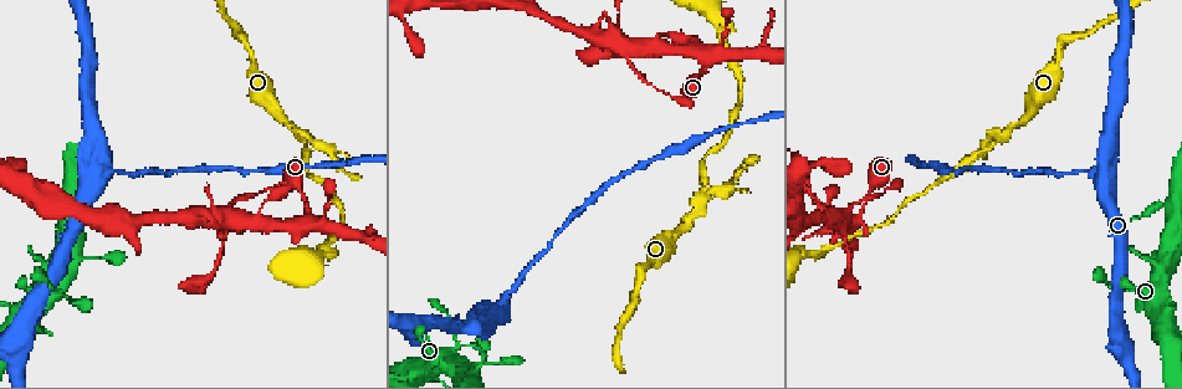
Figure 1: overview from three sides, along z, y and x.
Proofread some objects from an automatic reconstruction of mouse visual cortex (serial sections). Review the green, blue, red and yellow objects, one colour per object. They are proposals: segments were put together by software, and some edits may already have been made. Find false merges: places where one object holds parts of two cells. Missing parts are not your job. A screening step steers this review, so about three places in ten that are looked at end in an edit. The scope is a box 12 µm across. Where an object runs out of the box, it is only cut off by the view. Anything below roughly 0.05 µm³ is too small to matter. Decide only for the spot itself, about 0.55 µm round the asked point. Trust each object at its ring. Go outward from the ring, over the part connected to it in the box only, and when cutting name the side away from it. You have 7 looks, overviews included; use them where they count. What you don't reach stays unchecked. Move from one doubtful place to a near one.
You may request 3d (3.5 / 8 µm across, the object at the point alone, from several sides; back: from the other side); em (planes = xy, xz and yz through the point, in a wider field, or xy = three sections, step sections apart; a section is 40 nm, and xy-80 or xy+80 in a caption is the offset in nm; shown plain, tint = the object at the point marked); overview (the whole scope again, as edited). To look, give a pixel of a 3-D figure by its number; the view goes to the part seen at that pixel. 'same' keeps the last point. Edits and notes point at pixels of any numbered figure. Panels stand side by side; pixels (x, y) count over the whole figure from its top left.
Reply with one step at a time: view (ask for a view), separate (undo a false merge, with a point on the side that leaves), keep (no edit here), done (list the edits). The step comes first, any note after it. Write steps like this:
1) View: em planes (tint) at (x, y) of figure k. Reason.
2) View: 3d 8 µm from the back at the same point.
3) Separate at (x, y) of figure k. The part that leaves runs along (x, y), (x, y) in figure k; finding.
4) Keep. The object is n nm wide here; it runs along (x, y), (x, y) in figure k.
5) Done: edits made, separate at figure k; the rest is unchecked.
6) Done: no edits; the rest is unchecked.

View: 3d 3.5 µm at (107, 171) of figure 1. Three arms meet.

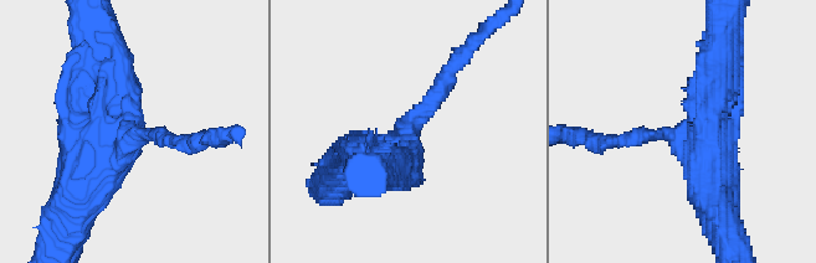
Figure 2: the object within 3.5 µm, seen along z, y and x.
View: em xy step 2 (plain) at (129, 141) of figure 2. Need the tissue.

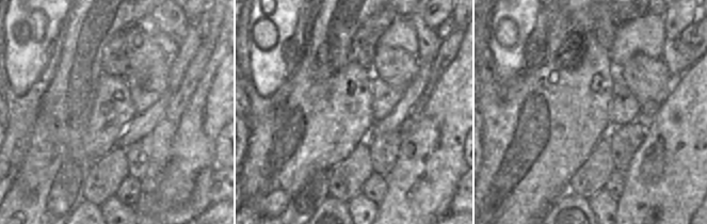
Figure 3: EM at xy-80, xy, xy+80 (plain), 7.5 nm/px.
View: em xy step 2 (tint) at the same point. With the object marked.

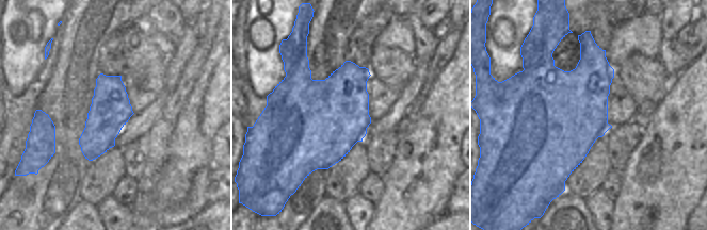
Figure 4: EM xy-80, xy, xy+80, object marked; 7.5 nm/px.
Keep. It runs along (71, 216), (117, 151), (109, 71) in figure 2; one cell here.

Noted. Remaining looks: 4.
View: 3d 3.5 µm from the back at (301, 138) of figure 1. Three-way junction.

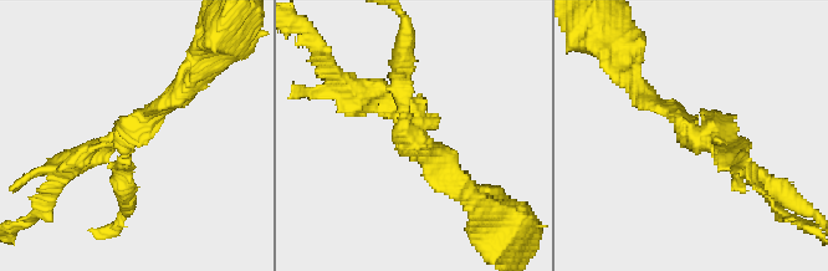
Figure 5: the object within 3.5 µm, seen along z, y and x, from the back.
View: em xy step 5 (plain) at (704, 139) of figure 5.

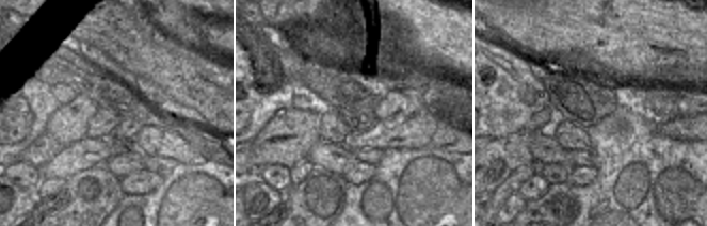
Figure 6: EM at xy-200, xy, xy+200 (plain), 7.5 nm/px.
View: em xy step 5 (tint) at the same point. Where the object lies.

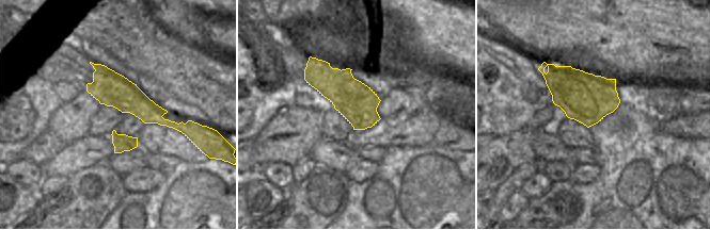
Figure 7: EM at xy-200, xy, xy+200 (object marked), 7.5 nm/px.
Keep. 3 arms meet here; the arms are 150, 200, 250 nm wide; it runs along (645, 100), (766, 187) in figure 5; continuous, no second cell.

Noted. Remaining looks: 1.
Done: no edits; the rest is unchecked.

